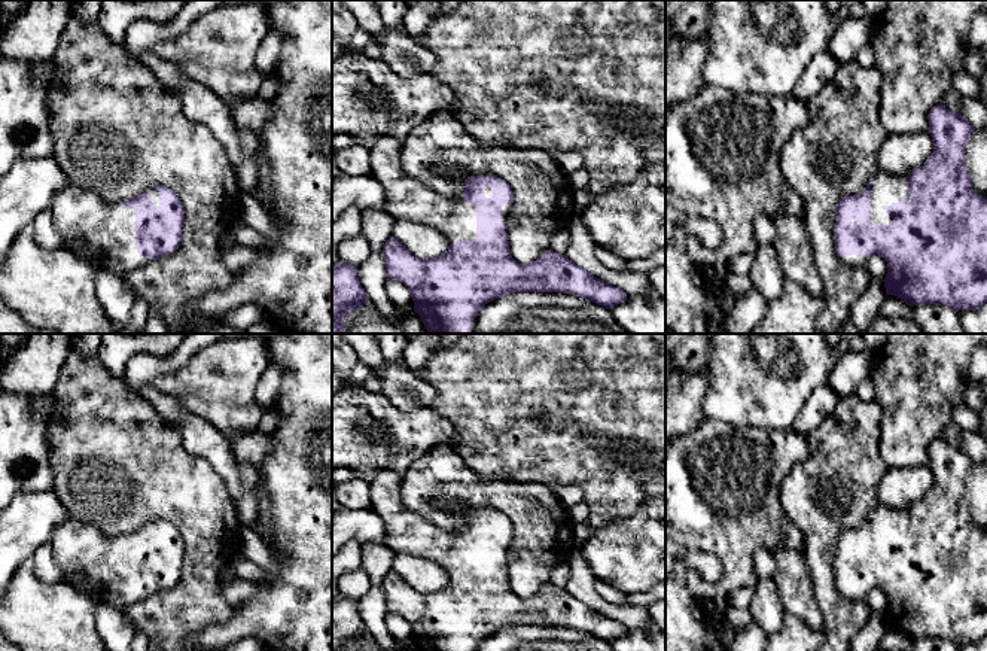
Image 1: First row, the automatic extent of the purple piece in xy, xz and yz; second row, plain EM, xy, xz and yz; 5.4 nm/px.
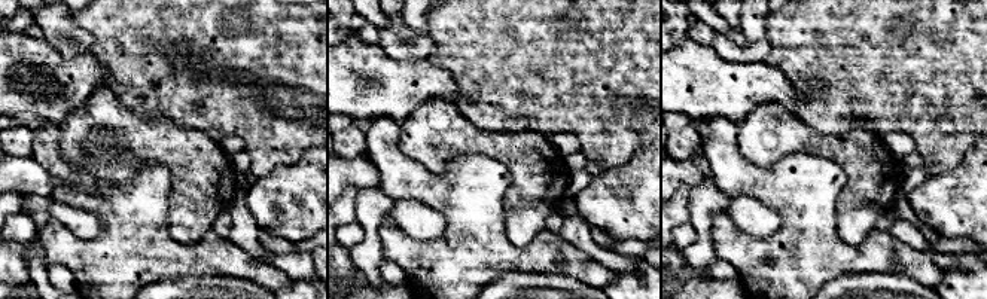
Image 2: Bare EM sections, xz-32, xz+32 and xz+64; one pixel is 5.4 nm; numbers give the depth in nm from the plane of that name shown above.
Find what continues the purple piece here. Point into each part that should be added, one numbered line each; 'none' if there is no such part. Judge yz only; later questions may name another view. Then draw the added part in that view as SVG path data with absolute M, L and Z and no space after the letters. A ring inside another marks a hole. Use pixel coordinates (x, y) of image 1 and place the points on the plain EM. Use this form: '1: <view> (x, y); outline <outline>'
1: yz (888, 523); outline M878 505L872 511L871 523L874 529L871 532L871 556L874 559L890 559L893 553L883 544L883 539L902 535L908 530L908 512L893 511L890 508Z

